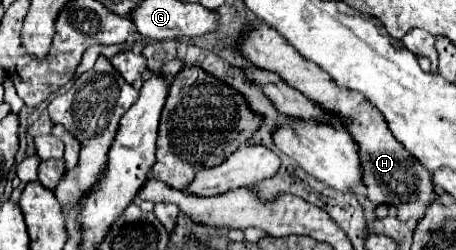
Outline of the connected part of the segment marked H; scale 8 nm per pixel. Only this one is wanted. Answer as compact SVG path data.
M256 20L252 24L242 26L242 30L234 36L232 48L240 52L248 62L262 70L270 70L278 74L288 86L300 90L308 100L318 104L322 110L332 112L332 116L340 118L340 124L352 134L358 144L360 168L364 172L362 182L366 186L366 196L374 204L386 204L396 208L396 218L400 222L420 220L426 208L436 200L436 190L432 182L432 174L422 166L422 162L412 156L390 132L384 116L380 116L378 108L366 100L360 92L348 92L334 84L334 80L316 64L304 60L270 24Z

